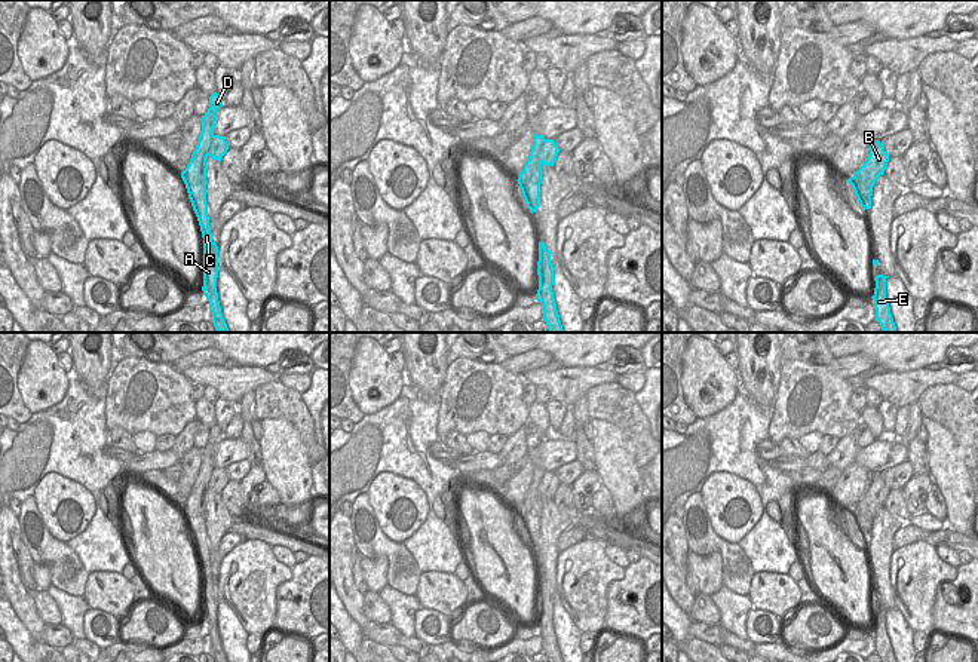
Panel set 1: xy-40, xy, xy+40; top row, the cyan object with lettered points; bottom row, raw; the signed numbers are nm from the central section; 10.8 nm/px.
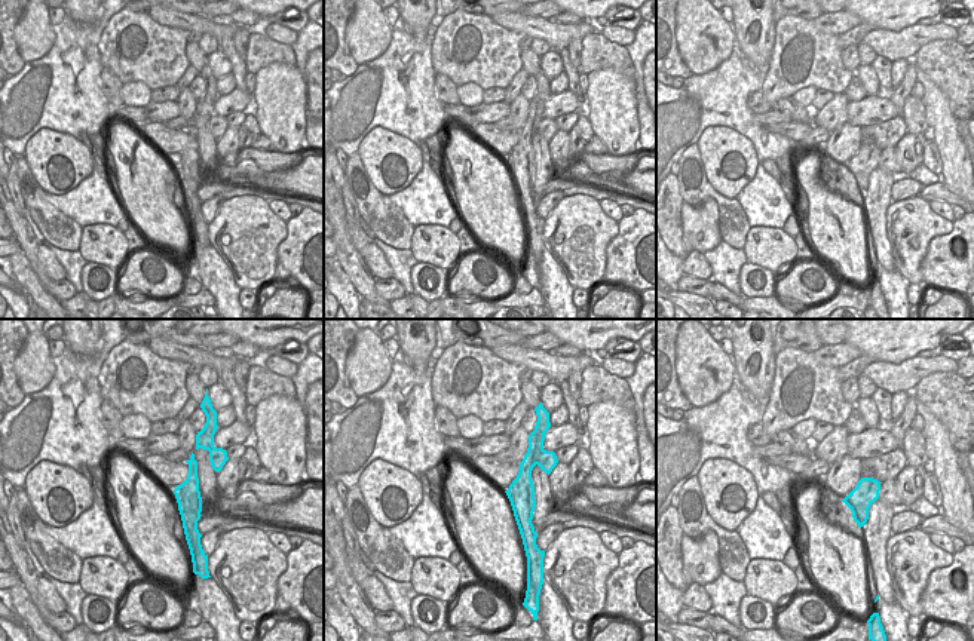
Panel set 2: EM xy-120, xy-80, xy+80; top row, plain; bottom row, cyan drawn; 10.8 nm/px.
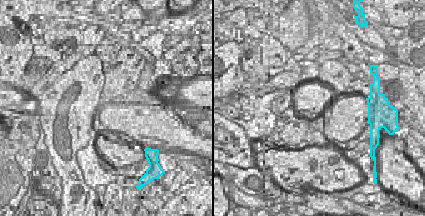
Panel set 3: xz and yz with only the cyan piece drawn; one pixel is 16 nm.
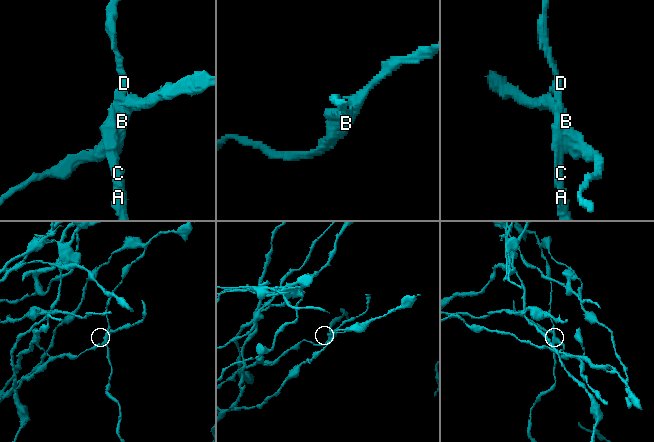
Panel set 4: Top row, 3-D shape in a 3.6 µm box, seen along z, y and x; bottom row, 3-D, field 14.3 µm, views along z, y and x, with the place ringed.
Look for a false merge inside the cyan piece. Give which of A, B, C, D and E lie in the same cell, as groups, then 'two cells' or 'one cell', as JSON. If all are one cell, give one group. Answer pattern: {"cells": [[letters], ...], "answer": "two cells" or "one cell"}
{"cells": [["A", "C", "D", "E"], ["B"]], "answer": "two cells"}

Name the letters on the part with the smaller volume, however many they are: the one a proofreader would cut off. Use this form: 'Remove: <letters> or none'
Remove: B

